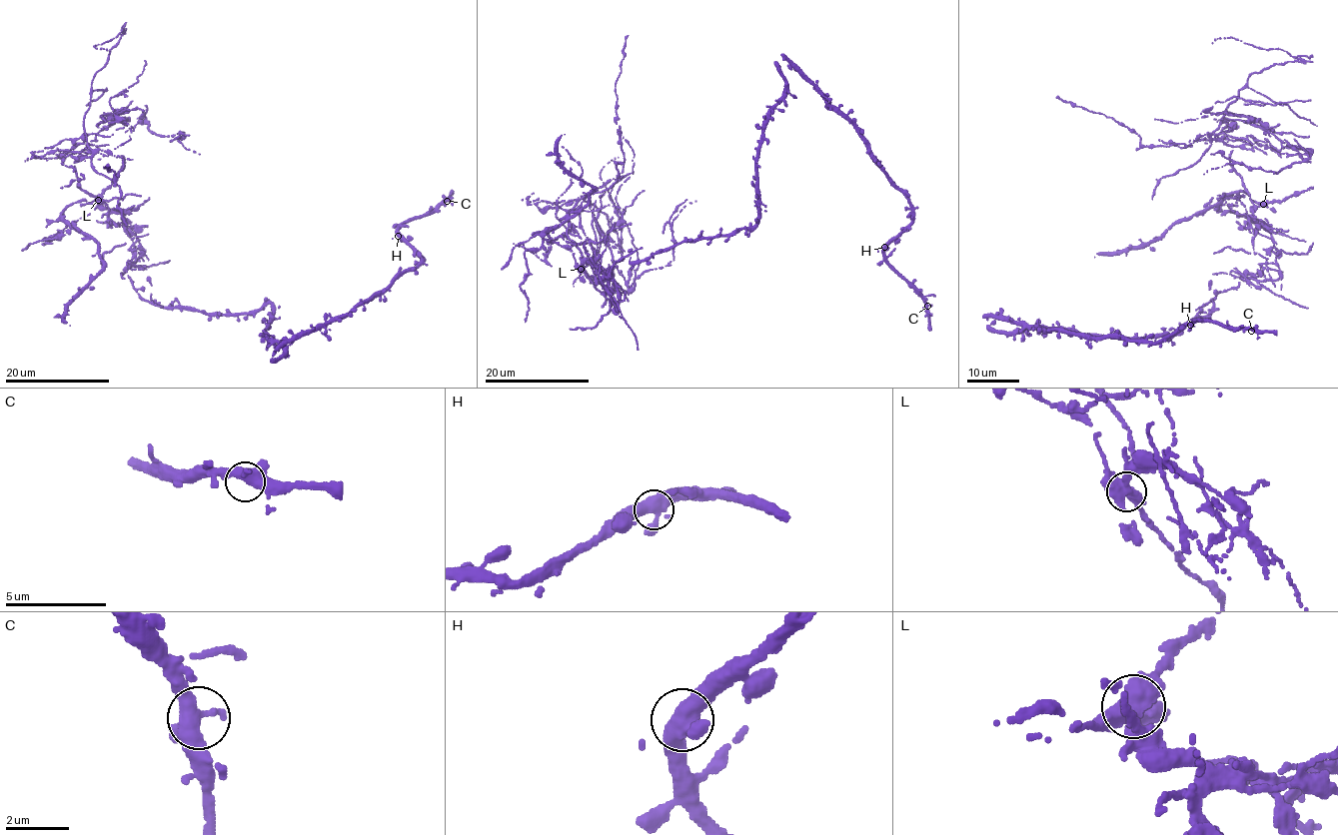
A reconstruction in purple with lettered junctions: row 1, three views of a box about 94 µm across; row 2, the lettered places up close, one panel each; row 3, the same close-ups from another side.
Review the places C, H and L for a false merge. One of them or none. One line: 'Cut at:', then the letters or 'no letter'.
Cut at: L

